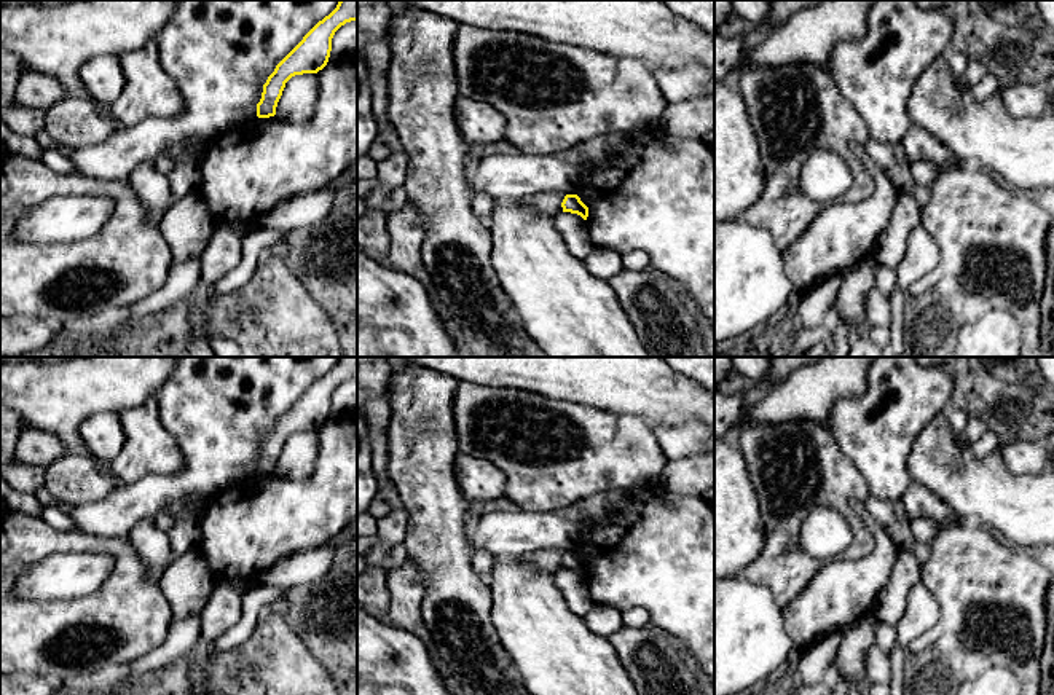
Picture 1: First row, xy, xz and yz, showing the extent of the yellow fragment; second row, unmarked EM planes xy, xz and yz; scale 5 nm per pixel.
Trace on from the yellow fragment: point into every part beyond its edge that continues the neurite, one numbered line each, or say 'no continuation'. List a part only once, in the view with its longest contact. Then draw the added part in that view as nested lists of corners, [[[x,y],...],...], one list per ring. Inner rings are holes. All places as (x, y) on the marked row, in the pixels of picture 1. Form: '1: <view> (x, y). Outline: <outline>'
no continuation

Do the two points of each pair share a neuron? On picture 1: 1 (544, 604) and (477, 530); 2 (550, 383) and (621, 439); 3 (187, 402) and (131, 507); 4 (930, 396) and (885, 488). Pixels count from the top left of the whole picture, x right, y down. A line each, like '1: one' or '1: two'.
1: two
2: two
3: one
4: one

